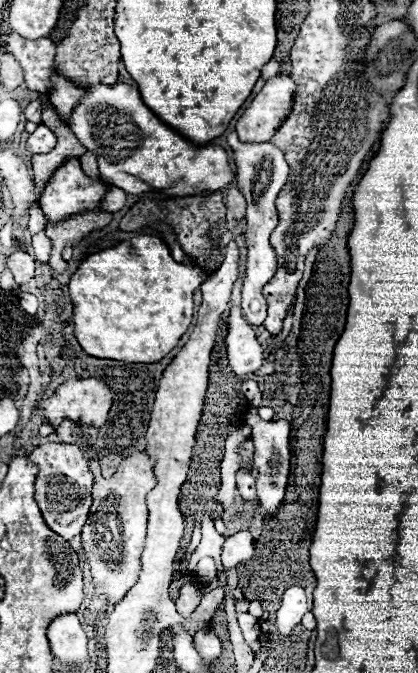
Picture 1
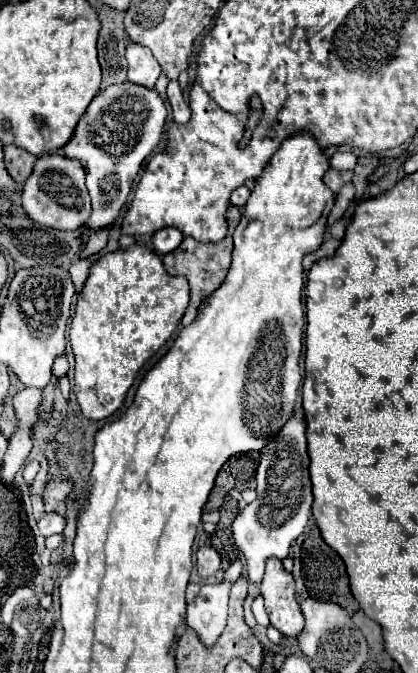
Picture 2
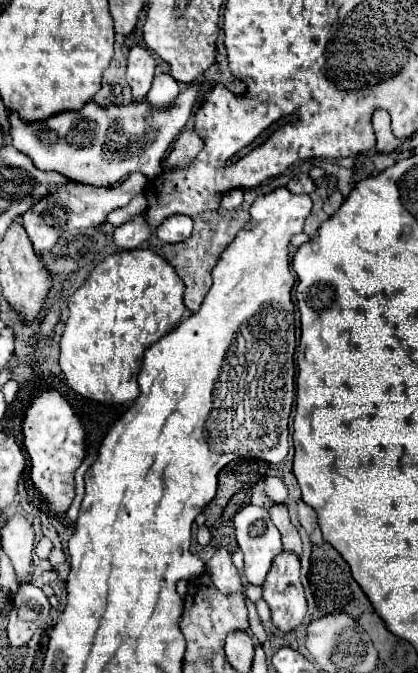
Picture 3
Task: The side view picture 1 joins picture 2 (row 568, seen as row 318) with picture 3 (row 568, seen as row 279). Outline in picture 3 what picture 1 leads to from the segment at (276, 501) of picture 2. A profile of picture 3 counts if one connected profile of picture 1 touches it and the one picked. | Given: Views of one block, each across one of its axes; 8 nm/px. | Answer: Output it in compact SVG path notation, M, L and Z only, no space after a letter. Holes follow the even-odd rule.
M254 504L244 506L234 516L234 528L238 546L244 552L246 578L252 584L264 584L272 558L282 552L278 528L272 524L268 512Z

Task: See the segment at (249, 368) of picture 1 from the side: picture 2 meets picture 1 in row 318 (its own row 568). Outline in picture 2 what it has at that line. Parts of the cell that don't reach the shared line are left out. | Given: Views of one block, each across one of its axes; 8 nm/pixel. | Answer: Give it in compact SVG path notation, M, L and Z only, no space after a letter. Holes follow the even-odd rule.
M240 560L232 562L220 582L202 584L194 602L188 604L186 612L188 626L198 634L200 642L206 648L212 648L226 628L228 594L232 584L238 578L242 578L242 574L244 574L244 564Z

